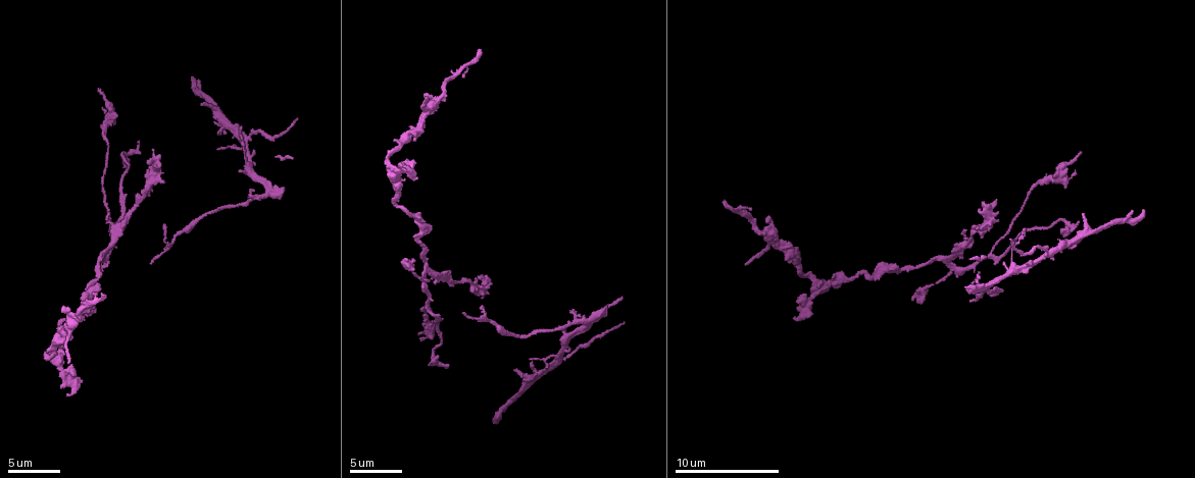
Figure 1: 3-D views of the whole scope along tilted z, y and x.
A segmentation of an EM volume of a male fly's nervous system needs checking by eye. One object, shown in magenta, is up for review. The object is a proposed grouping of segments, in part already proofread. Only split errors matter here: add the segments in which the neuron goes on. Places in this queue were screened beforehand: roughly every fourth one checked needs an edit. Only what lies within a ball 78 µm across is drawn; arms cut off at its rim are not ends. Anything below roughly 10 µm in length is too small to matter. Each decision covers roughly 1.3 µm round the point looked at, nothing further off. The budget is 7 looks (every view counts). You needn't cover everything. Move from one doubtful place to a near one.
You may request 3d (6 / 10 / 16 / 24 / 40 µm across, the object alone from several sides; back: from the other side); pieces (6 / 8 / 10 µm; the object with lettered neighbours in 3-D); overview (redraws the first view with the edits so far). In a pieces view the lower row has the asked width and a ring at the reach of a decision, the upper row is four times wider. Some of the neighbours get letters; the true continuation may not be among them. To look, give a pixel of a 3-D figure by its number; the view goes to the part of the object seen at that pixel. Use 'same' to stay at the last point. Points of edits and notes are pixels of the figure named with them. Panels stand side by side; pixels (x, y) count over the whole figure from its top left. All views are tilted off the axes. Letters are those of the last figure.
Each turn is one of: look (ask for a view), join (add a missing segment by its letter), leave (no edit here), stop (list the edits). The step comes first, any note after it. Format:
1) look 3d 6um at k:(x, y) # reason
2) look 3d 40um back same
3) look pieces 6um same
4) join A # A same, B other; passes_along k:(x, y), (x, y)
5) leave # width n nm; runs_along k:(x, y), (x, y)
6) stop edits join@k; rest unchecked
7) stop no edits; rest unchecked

look pieces 6um at 1:(1076, 223) # thin end

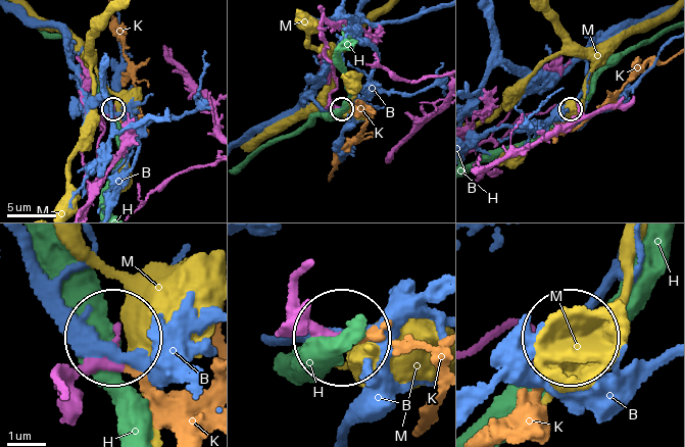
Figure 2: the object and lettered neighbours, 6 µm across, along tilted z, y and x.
join K # B other, H other, K same, M other; the neuron continues

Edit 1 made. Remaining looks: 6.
look pieces 10um at 1:(193, 78) # branch stops here

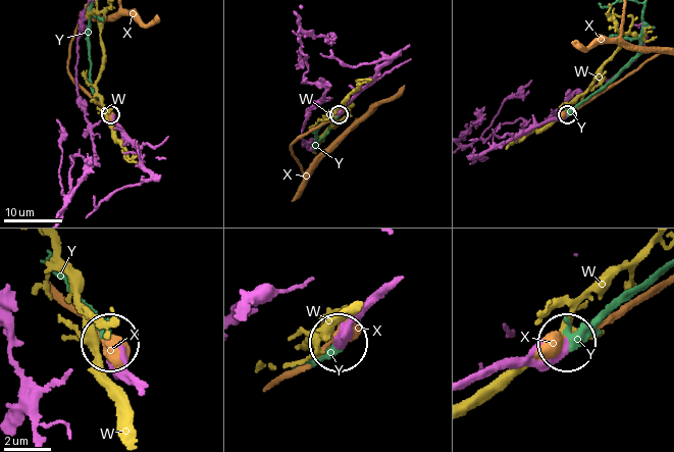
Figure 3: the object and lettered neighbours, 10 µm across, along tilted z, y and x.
join Y # W other, X other, Y same; passes_along 3:(568, 113), (635, 56), (639, 37); the neuron continues

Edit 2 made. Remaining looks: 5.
look pieces 8um at 1:(996, 202) # branch stops here

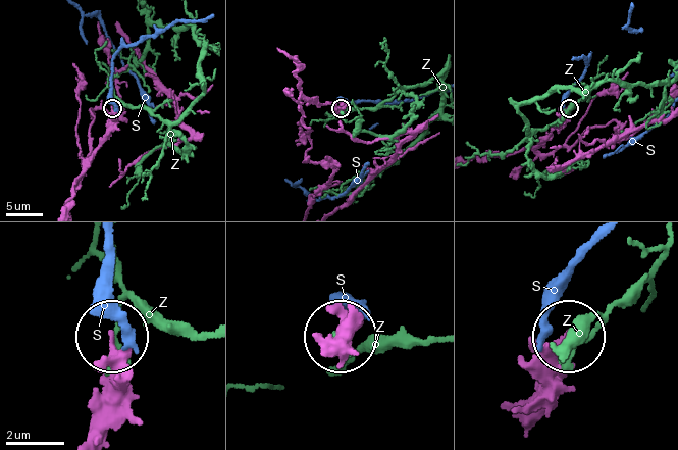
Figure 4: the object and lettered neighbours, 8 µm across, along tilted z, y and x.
leave # S other, Z other; runs_along 4:(98, 149), (112, 108); none of them fits

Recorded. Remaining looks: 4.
stop edits join@2, join@3; rest unchecked

